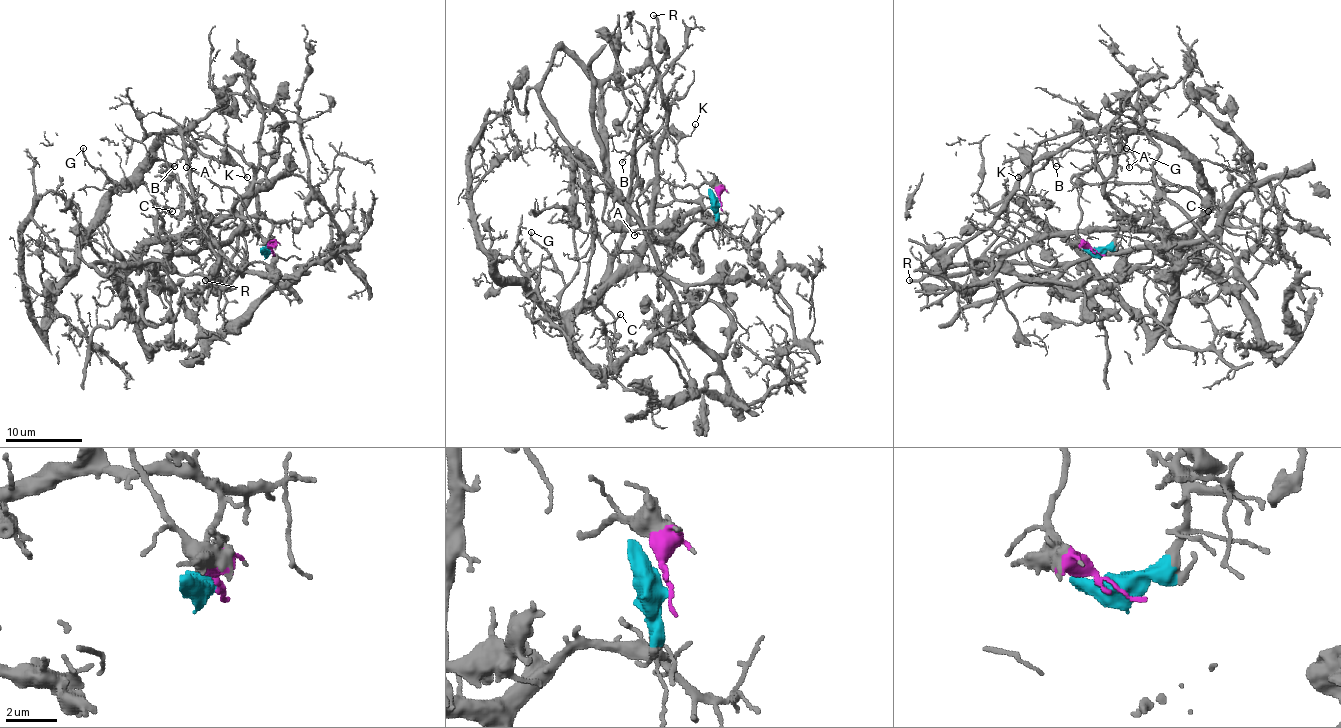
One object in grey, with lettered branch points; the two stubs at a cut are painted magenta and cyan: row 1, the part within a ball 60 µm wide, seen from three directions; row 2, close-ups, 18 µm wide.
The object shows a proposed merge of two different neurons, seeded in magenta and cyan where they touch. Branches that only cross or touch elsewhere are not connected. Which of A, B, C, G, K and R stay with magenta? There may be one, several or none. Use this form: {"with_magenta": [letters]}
{"with_magenta": ["A", "B", "G", "K", "R"]}

